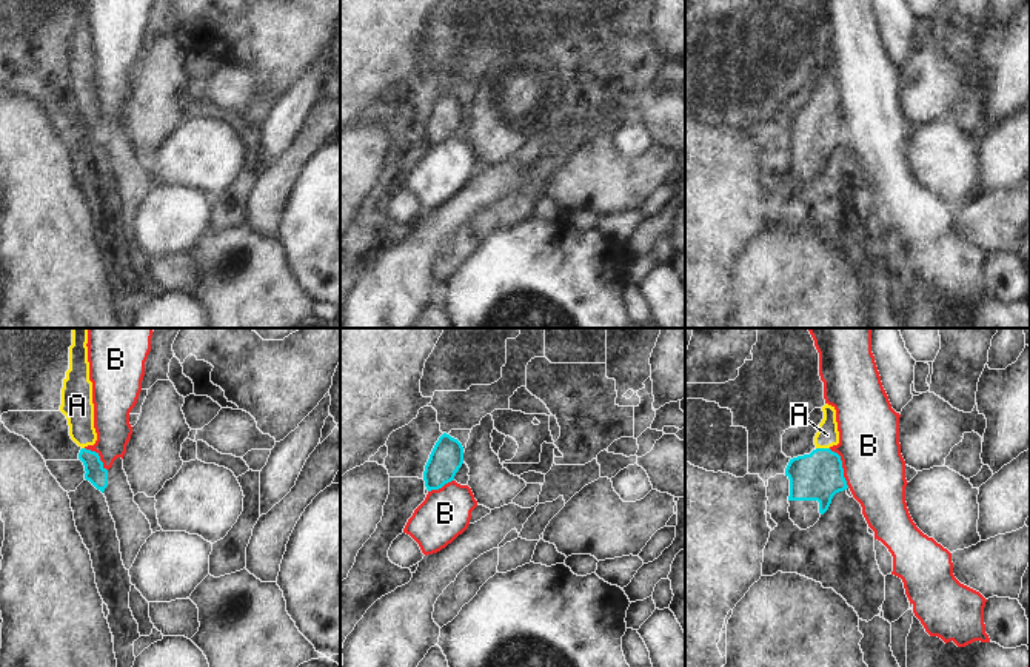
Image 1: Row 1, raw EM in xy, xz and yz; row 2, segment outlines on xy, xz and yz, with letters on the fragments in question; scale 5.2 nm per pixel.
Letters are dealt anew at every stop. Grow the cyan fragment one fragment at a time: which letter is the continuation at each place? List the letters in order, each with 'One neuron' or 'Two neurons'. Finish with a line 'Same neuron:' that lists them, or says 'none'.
A: One neuron
B: Two neurons
Same neuron: A

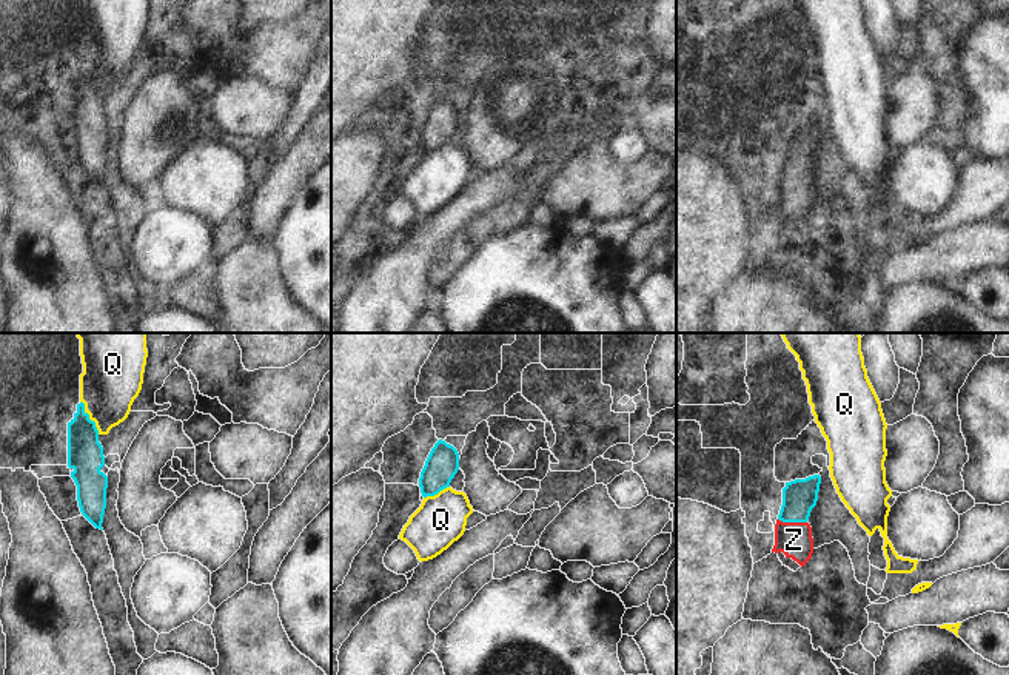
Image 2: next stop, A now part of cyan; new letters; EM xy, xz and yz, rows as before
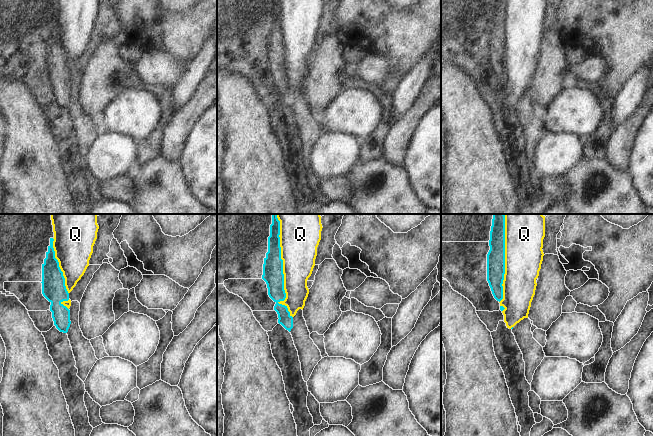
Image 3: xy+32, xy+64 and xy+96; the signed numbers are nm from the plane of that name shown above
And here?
Q: Two neurons
Z: One neuron
Same neuron: Z

